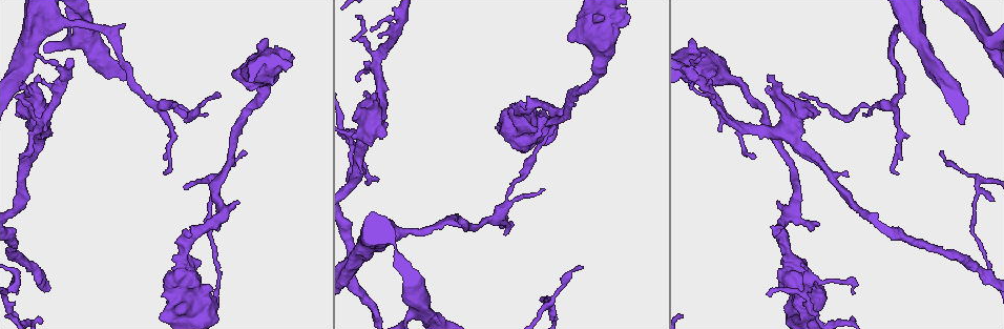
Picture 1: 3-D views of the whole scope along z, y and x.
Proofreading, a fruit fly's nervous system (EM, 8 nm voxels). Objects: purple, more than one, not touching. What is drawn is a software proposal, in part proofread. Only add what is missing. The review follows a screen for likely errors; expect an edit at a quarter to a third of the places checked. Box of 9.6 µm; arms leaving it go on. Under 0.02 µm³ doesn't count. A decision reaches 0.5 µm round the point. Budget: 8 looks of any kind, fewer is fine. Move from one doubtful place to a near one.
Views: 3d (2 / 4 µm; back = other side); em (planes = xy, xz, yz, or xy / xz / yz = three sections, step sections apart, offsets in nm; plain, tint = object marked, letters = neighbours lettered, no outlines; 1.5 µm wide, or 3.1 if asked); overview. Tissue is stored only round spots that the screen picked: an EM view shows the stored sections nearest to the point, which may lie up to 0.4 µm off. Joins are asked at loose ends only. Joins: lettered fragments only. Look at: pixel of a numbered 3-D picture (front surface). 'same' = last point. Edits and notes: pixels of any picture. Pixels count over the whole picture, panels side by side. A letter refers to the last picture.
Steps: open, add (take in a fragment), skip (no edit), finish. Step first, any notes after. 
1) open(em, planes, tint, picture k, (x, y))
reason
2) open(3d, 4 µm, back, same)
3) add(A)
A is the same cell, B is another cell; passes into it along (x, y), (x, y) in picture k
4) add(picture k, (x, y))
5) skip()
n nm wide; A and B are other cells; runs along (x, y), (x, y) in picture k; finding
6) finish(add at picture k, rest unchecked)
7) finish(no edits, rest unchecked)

open(em, planes, letters, picture 1, (578, 39))
branch stops here

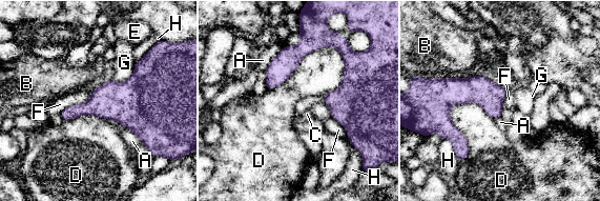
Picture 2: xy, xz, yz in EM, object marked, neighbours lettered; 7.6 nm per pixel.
skip()
A, B, C, D, E, F, G and H are other cells; border along (91, 92), (85, 102), (60, 114) in picture 2; none of them fits

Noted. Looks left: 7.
open(em, planes, letters, picture 1, (544, 189))
branch stops here

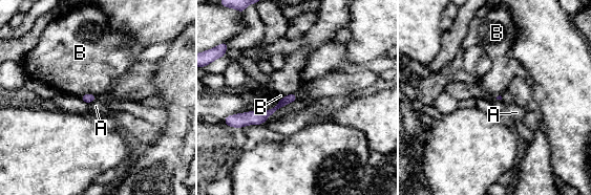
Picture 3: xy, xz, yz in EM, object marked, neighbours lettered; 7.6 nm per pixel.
skip()
A and B are other cells; border along (97, 98), (87, 104) in picture 3; no lettered fragment goes on from it

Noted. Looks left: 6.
open(3d, 4 µm, picture 1, (942, 151))

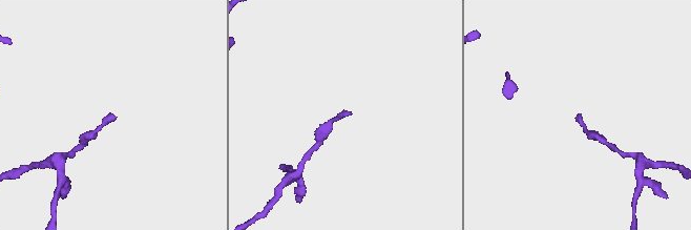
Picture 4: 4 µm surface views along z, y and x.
open(em, planes, letters, picture 4, (114, 117))
shape alone is not enough

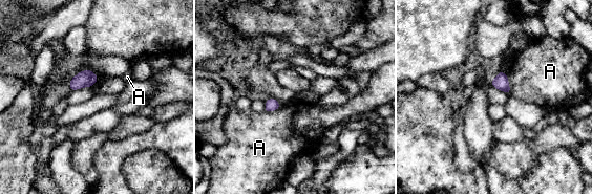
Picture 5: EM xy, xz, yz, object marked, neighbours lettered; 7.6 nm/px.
skip()
110 nm wide; A is another cell; no lettered fragment goes on from it

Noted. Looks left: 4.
finish(no edits, rest unchecked)

